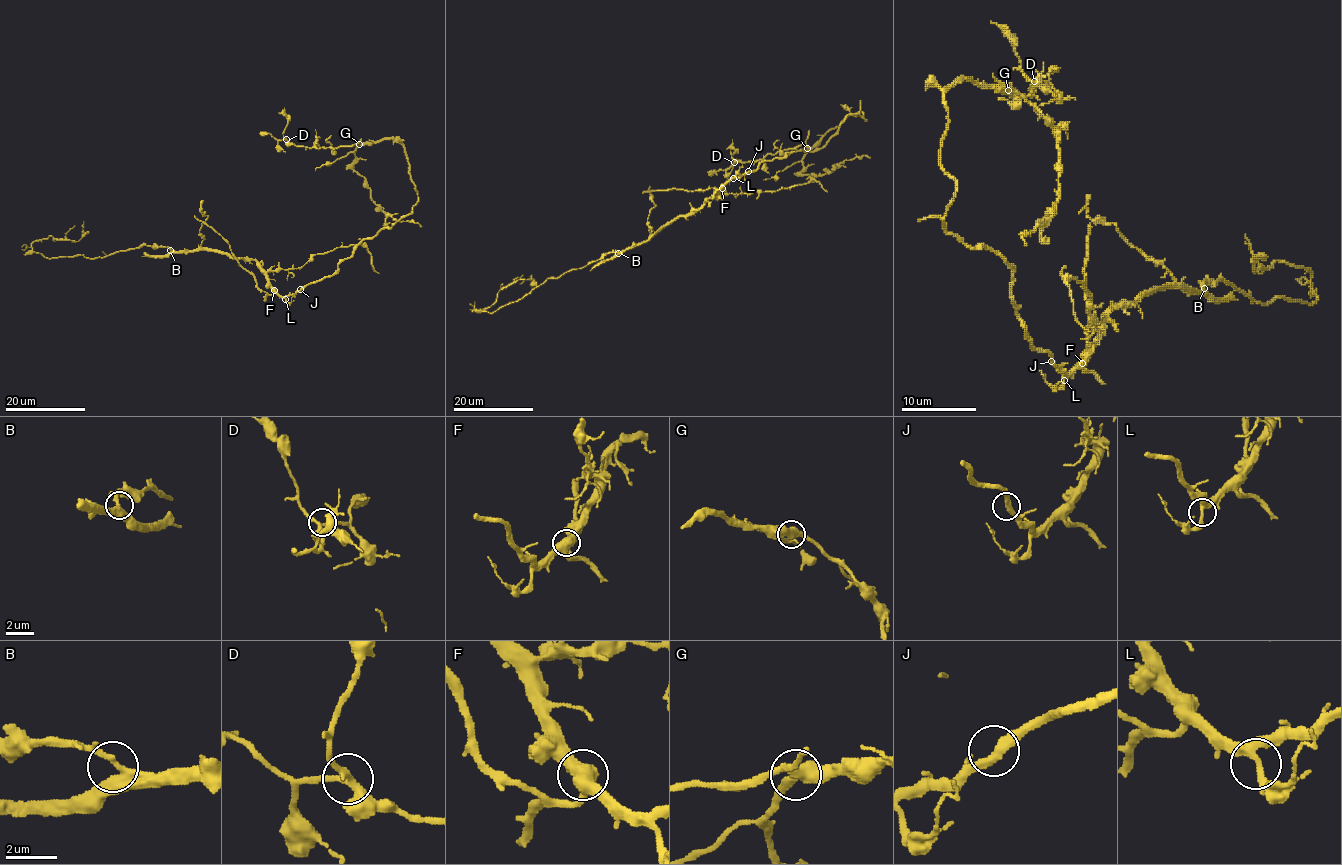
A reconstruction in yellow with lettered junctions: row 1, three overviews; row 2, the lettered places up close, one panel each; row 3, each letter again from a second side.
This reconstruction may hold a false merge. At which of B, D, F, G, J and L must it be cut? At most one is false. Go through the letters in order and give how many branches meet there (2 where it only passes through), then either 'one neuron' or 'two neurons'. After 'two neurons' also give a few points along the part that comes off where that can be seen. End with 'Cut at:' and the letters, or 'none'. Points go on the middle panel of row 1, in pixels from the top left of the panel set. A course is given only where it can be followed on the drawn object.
B: branches 3; one neuron
D: branches 3; one neuron
F: branches 3; one neuron
G: branches 3; one neuron
J: branches 2; one neuron
L: branches 3; one neuron
Cut at: none

